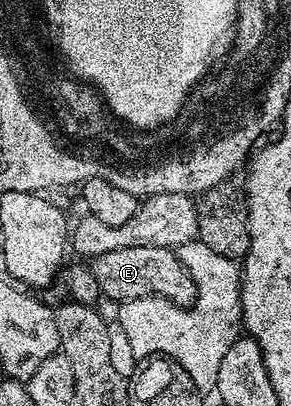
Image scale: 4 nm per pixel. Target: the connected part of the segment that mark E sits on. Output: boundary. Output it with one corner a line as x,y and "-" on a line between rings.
136,245
112,249
103,255
93,256
92,270
106,299
133,301
148,295
161,295
163,299
171,299
178,307
187,308
199,298
196,281
192,281
188,269
184,269
177,254
169,247

